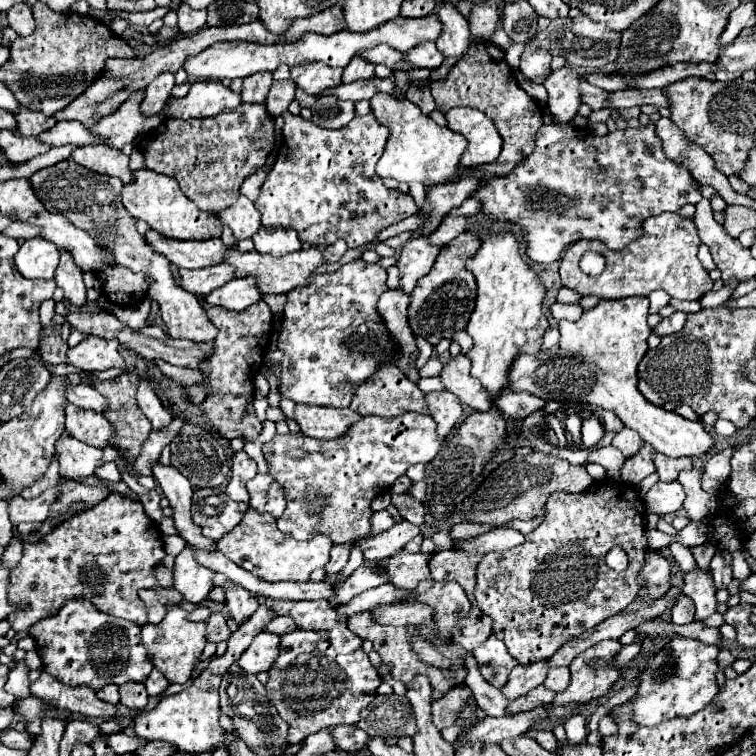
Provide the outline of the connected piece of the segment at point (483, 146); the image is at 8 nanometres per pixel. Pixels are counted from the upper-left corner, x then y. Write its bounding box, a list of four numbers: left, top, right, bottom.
[447,107,501,167]

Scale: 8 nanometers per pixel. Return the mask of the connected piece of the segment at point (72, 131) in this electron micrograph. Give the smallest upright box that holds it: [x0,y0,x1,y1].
[37,121,105,147]

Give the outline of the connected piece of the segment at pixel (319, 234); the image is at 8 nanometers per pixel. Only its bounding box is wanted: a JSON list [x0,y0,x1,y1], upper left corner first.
[255,111,417,249]

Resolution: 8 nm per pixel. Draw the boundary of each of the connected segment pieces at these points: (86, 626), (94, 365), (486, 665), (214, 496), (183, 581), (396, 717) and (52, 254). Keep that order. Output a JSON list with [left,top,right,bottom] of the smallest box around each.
[[29,599,153,691],[67,337,129,373],[473,637,517,687],[191,489,247,541],[175,547,215,603],[355,693,417,737],[15,237,59,279]]

